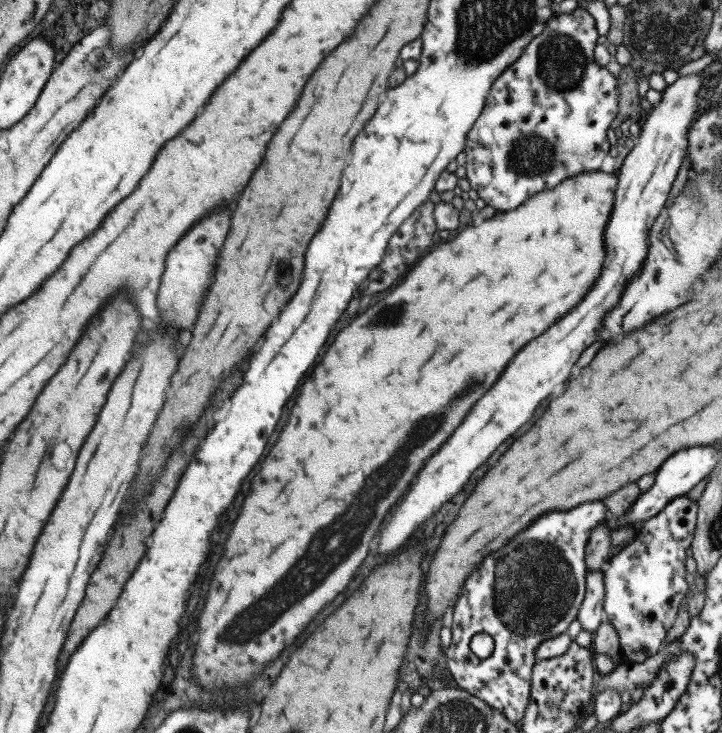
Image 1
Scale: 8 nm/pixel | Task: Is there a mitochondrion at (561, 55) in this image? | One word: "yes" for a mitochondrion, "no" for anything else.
yes

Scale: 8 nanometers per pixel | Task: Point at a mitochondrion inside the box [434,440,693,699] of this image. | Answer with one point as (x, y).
(532, 600)

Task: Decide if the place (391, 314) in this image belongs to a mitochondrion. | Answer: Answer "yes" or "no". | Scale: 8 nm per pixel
yes

